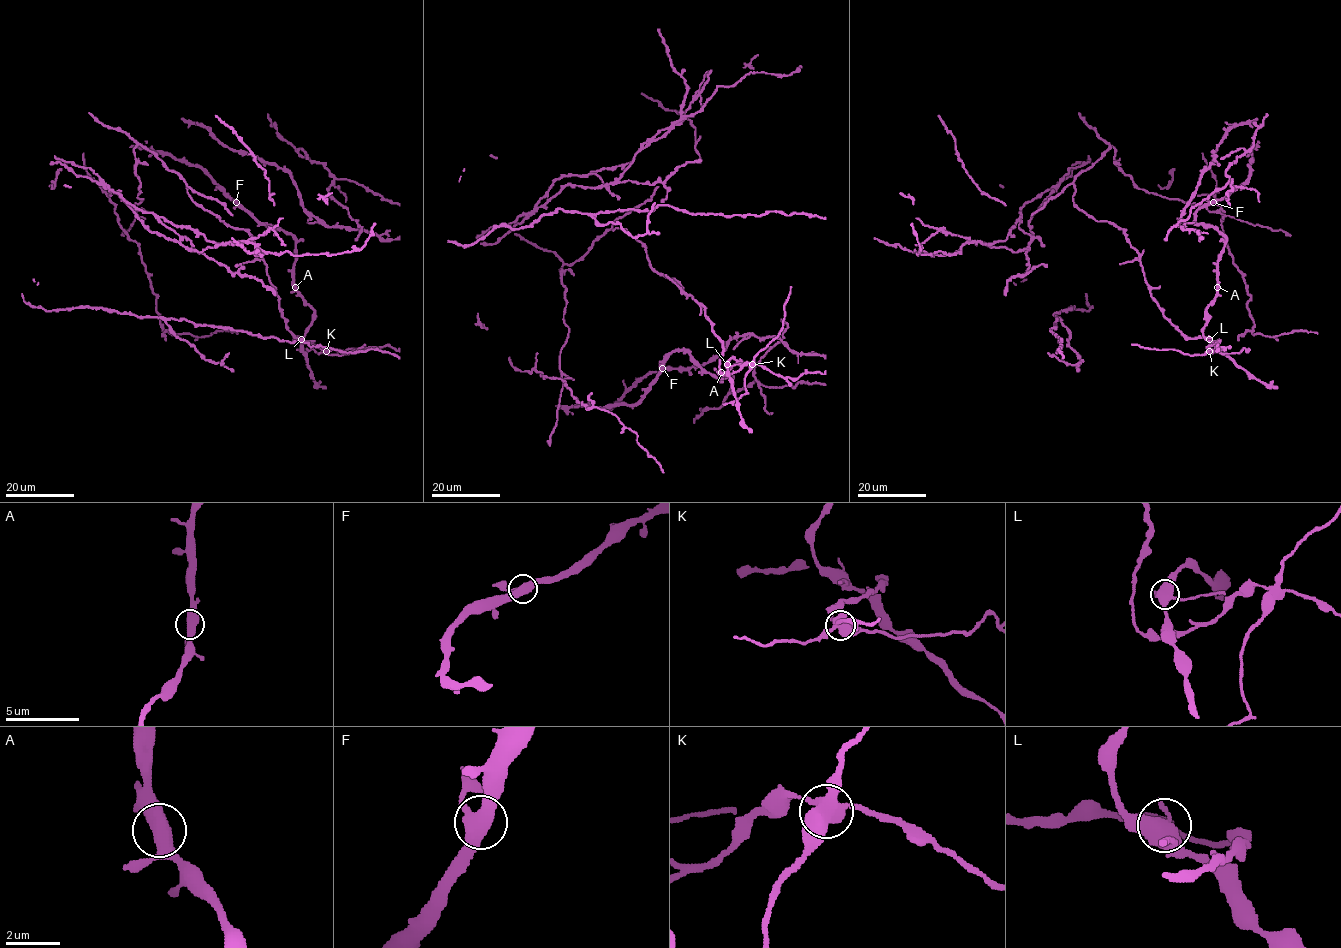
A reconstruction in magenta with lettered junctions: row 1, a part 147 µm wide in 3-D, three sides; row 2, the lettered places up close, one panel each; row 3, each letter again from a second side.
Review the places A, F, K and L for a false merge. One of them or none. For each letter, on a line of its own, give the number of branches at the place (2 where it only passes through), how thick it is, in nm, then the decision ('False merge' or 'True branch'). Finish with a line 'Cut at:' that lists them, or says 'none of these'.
A: Branches: 3. Thickness 500 nm. True branch
F: Branches: 3. Thickness 480 nm. True branch
K: Branches: 4. Thickness 500 nm. False merge
L: Branches: 4. Thickness 500 nm. True branch
Cut at: K

